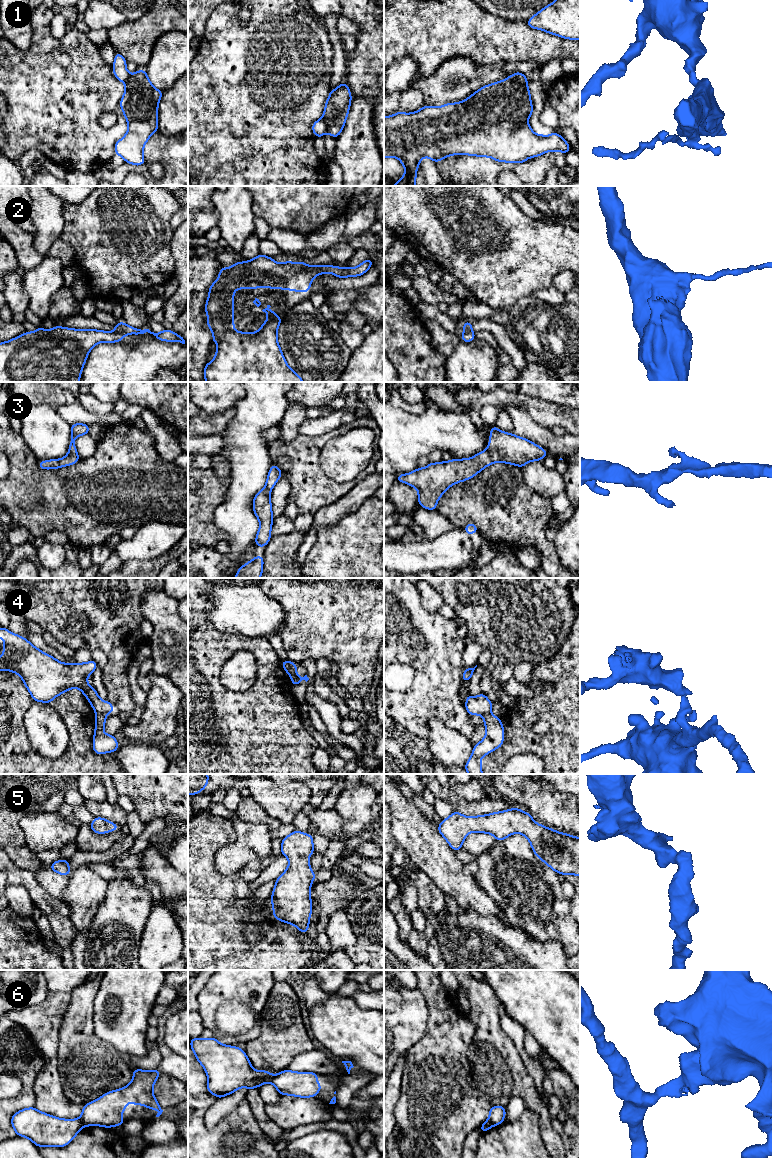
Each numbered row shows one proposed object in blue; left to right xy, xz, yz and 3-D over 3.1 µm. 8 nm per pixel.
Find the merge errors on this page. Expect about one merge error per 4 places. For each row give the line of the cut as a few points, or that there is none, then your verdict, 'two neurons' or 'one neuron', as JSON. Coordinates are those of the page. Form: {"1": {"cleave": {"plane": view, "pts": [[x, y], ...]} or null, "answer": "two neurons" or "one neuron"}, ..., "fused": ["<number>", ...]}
{"1": {"cleave": {"plane": "yz", "pts": [[512, 75], [519, 82], [526, 85]]}, "answer": "two neurons"}, "2": {"cleave": {"plane": "xy", "pts": [[115, 329], [126, 334]]}, "answer": "two neurons"}, "3": {"cleave": null, "answer": "one neuron"}, "4": {"cleave": {"plane": "xy", "pts": [[96, 713], [103, 714]]}, "answer": "two neurons"}, "5": {"cleave": null, "answer": "one neuron"}, "6": {"cleave": {"plane": "xz", "pts": [[276, 1075], [270, 1082]]}, "answer": "two neurons"}, "fused": ["1", "2", "4", "6"]}

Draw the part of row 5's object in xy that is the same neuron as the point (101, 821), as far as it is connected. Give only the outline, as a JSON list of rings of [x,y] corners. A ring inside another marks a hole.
[[[101,817],[94,818],[89,826],[93,832],[98,834],[109,833],[111,831],[120,829],[120,827],[115,823]]]

